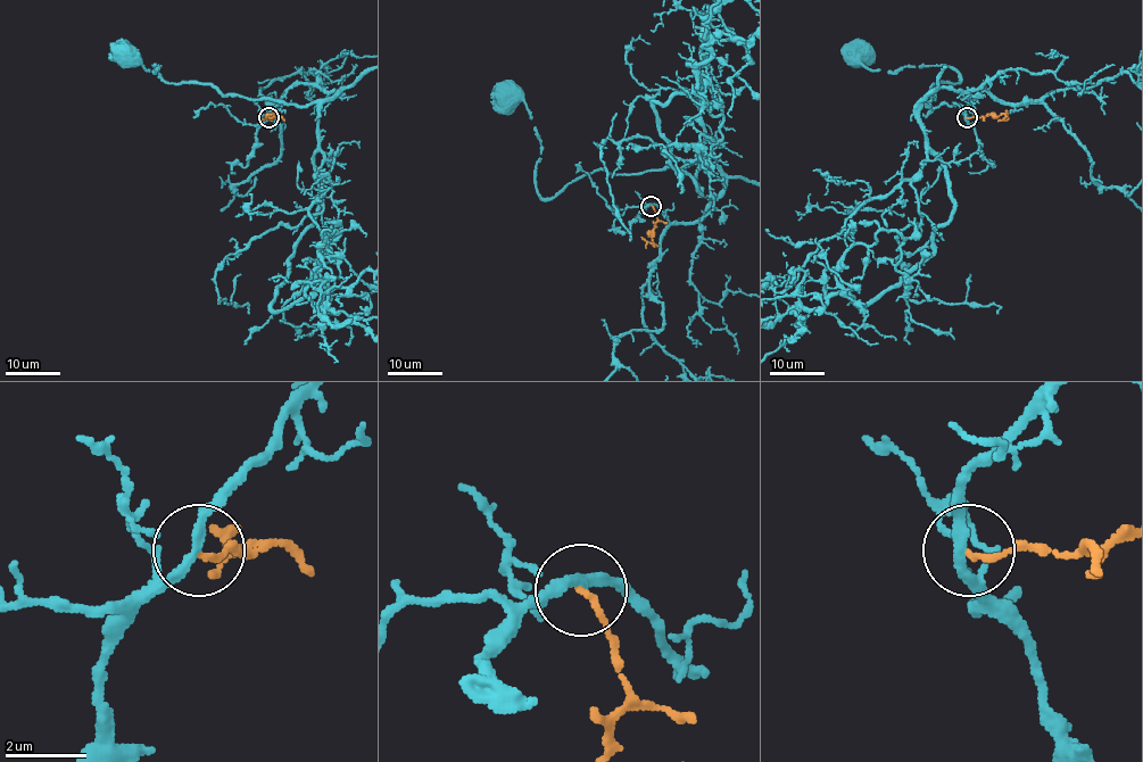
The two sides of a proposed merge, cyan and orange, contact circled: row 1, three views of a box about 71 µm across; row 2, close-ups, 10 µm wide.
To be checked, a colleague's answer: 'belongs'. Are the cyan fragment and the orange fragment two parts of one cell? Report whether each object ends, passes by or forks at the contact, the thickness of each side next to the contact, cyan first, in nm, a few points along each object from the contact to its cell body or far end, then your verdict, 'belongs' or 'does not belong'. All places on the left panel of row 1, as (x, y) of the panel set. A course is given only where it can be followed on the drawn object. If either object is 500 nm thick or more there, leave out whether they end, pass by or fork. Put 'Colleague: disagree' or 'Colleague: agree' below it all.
cyan passes by; orange ends; calibres 240 and 150 nm; course cyan (270, 117), (298, 84), (342, 88), (301, 106), (226, 94), (171, 84), (126, 49); course orange (270, 117), (275, 117), (271, 114), (270, 118), (258, 121); does not belong
Colleague: disagree

